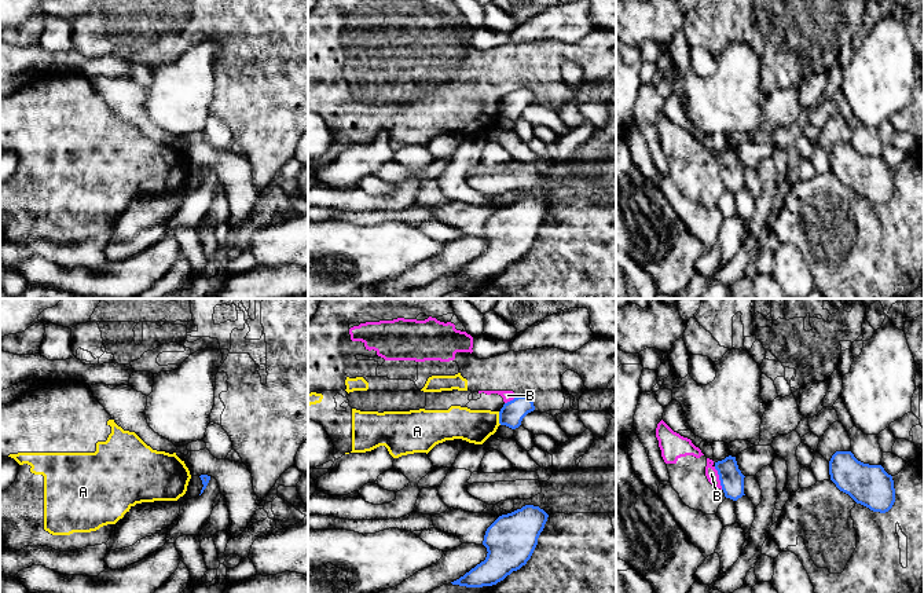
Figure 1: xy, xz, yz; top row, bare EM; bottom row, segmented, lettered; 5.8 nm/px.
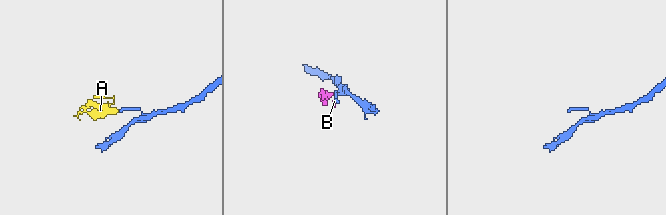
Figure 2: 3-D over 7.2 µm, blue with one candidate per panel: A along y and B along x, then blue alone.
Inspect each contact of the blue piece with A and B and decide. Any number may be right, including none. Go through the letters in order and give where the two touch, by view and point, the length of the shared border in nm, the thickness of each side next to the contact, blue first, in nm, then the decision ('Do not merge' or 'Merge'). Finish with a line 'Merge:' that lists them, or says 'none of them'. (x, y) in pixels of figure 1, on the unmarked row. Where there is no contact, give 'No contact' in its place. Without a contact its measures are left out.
A: Touches blue at xz (499, 110). Shared border 80 nm. Thickness 140 nm (blue) against 190 nm. Do not merge
B: Touches blue at yz (719, 169). Shared border 140 nm. Thickness 140 nm (blue) against 70 nm. Do not merge
Merge: none of them

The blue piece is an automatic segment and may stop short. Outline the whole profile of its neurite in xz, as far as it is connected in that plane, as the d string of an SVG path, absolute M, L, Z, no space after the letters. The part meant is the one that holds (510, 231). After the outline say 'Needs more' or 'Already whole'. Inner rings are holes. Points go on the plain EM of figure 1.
M525 197L499 208L485 223L483 237L487 249L452 277L466 279L492 278L531 250L549 206L539 198Z. Already whole

